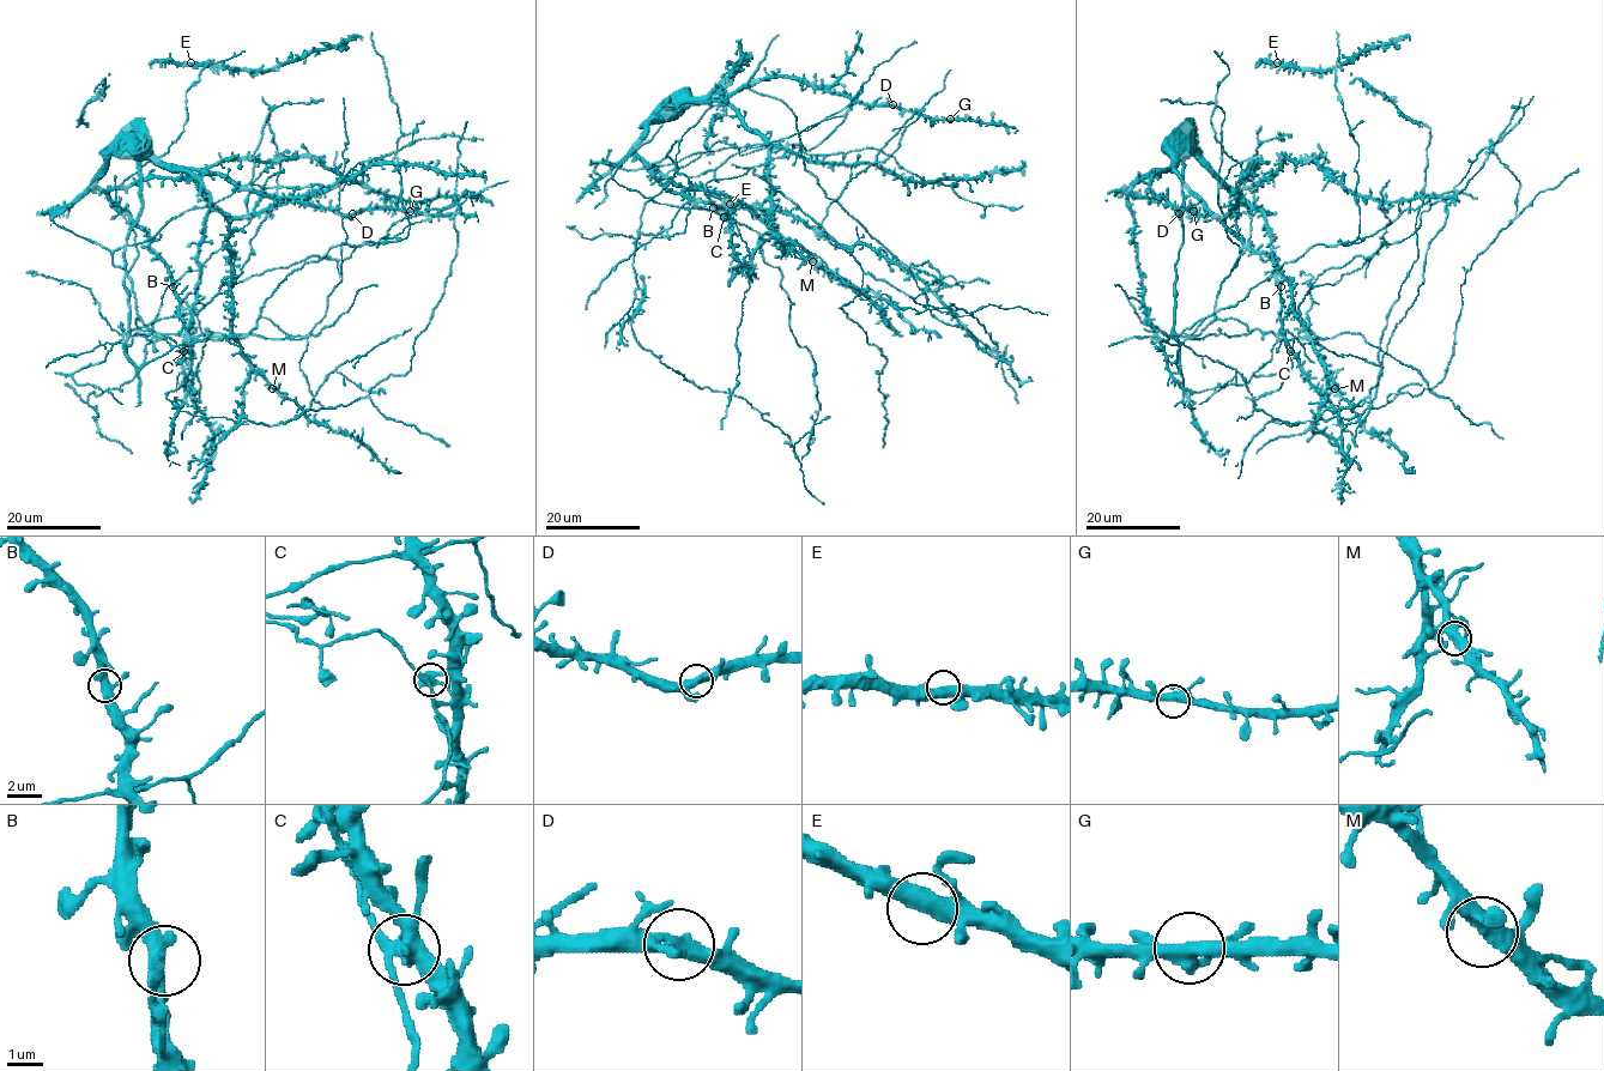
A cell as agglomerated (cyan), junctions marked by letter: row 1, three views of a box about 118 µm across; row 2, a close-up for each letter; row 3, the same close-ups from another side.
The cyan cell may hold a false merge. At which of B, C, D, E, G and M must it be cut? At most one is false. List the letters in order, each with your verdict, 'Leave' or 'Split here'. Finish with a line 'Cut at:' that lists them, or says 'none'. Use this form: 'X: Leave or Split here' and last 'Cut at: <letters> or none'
B: Leave
C: Split here
D: Leave
E: Leave
G: Leave
M: Leave
Cut at: C

